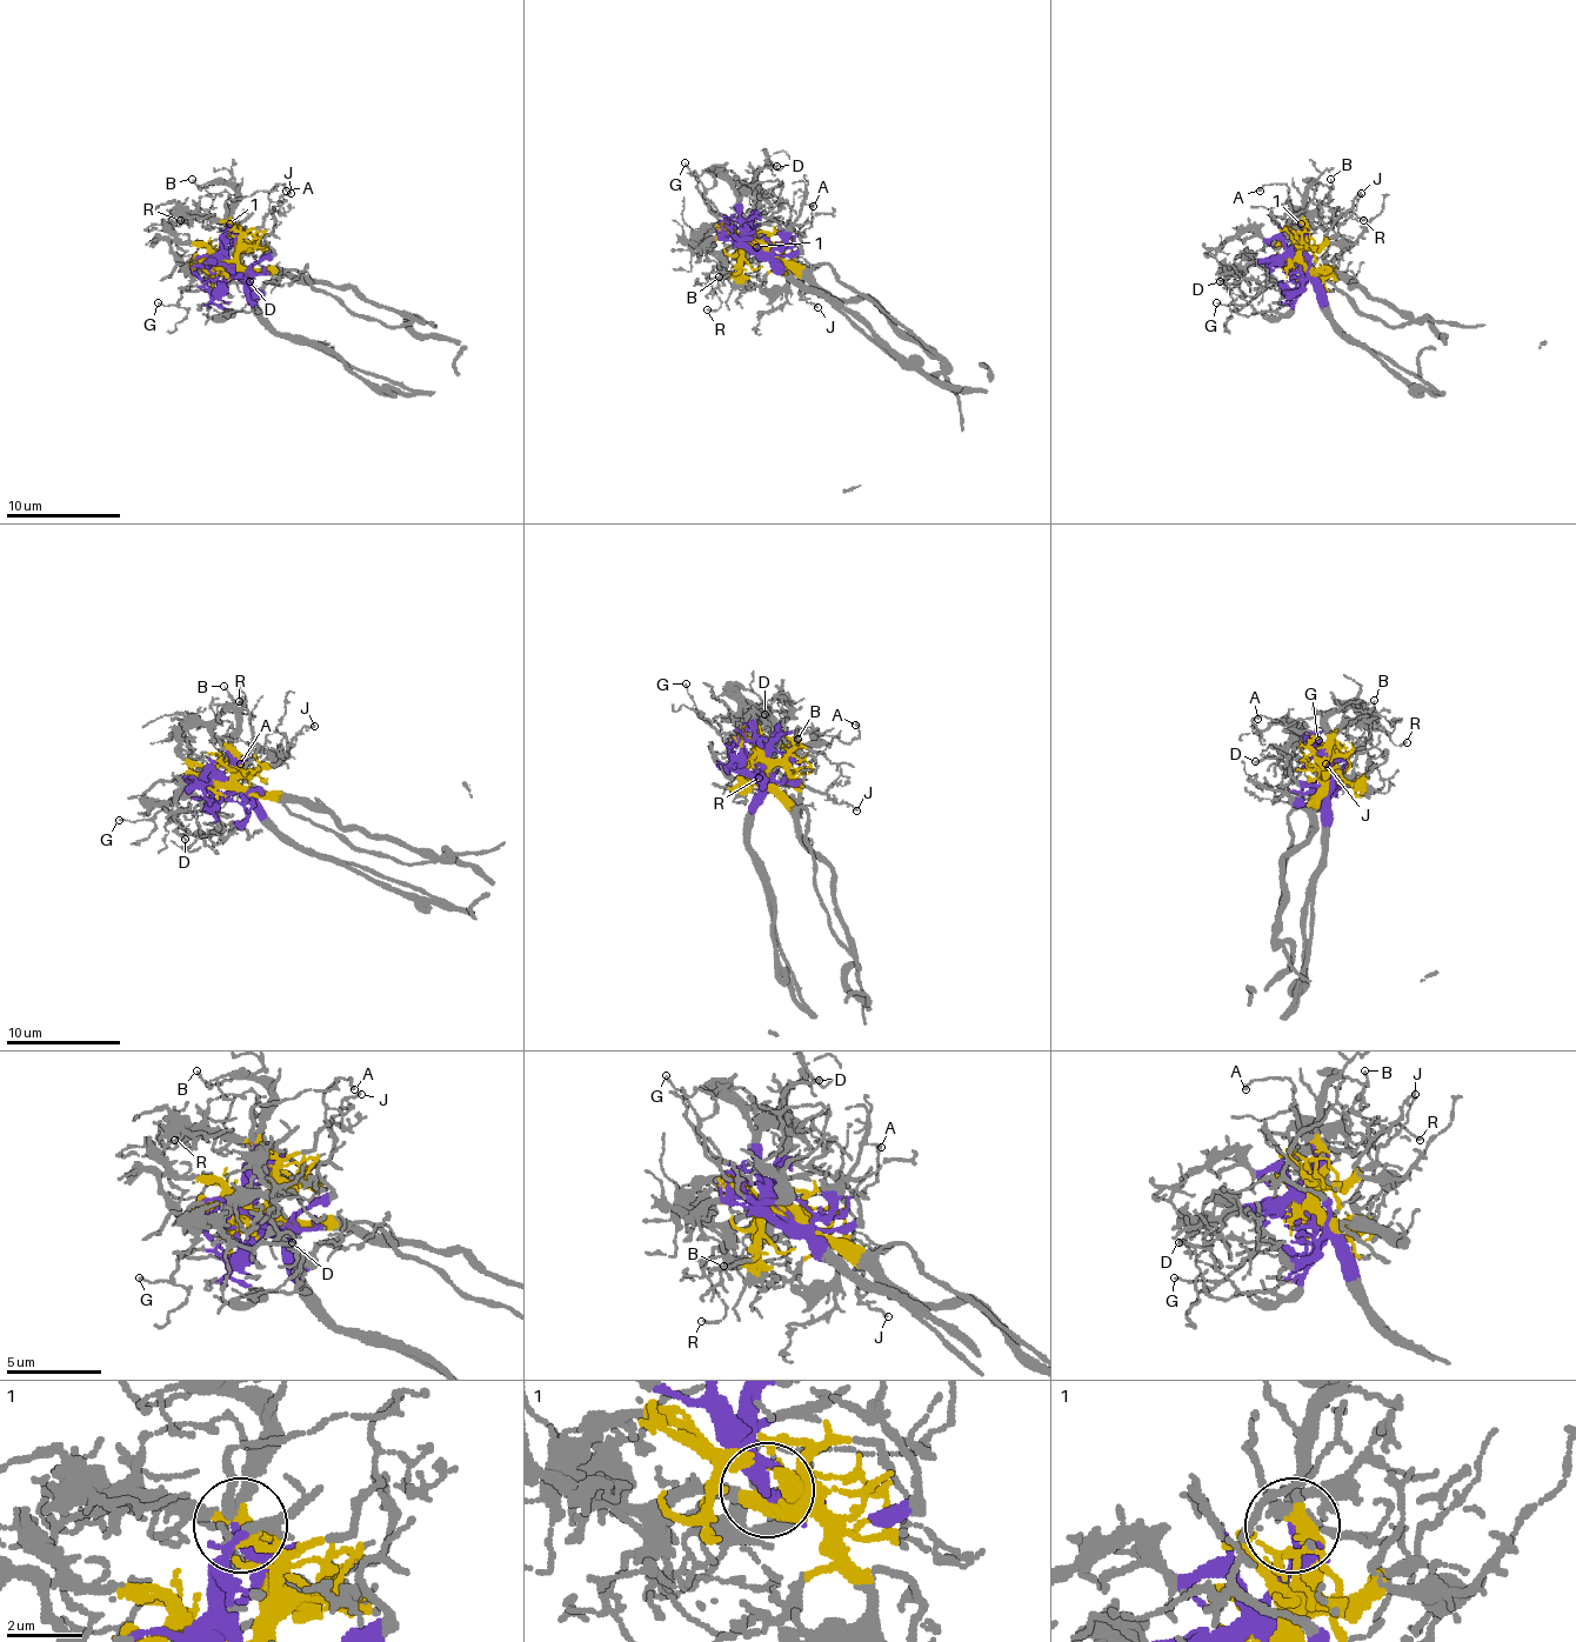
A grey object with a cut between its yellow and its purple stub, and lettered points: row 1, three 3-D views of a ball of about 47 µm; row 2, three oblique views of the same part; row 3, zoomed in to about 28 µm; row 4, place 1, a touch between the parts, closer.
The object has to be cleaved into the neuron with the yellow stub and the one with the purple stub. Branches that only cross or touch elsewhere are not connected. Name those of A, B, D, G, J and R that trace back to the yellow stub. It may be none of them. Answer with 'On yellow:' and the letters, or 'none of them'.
On yellow: B, J, R

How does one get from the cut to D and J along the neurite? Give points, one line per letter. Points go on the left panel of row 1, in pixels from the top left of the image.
D: (231, 267), (219, 258), (207, 272), (219, 284), (251, 281)
J: (231, 267), (239, 252), (251, 249), (273, 229), (273, 212), (289, 193)

